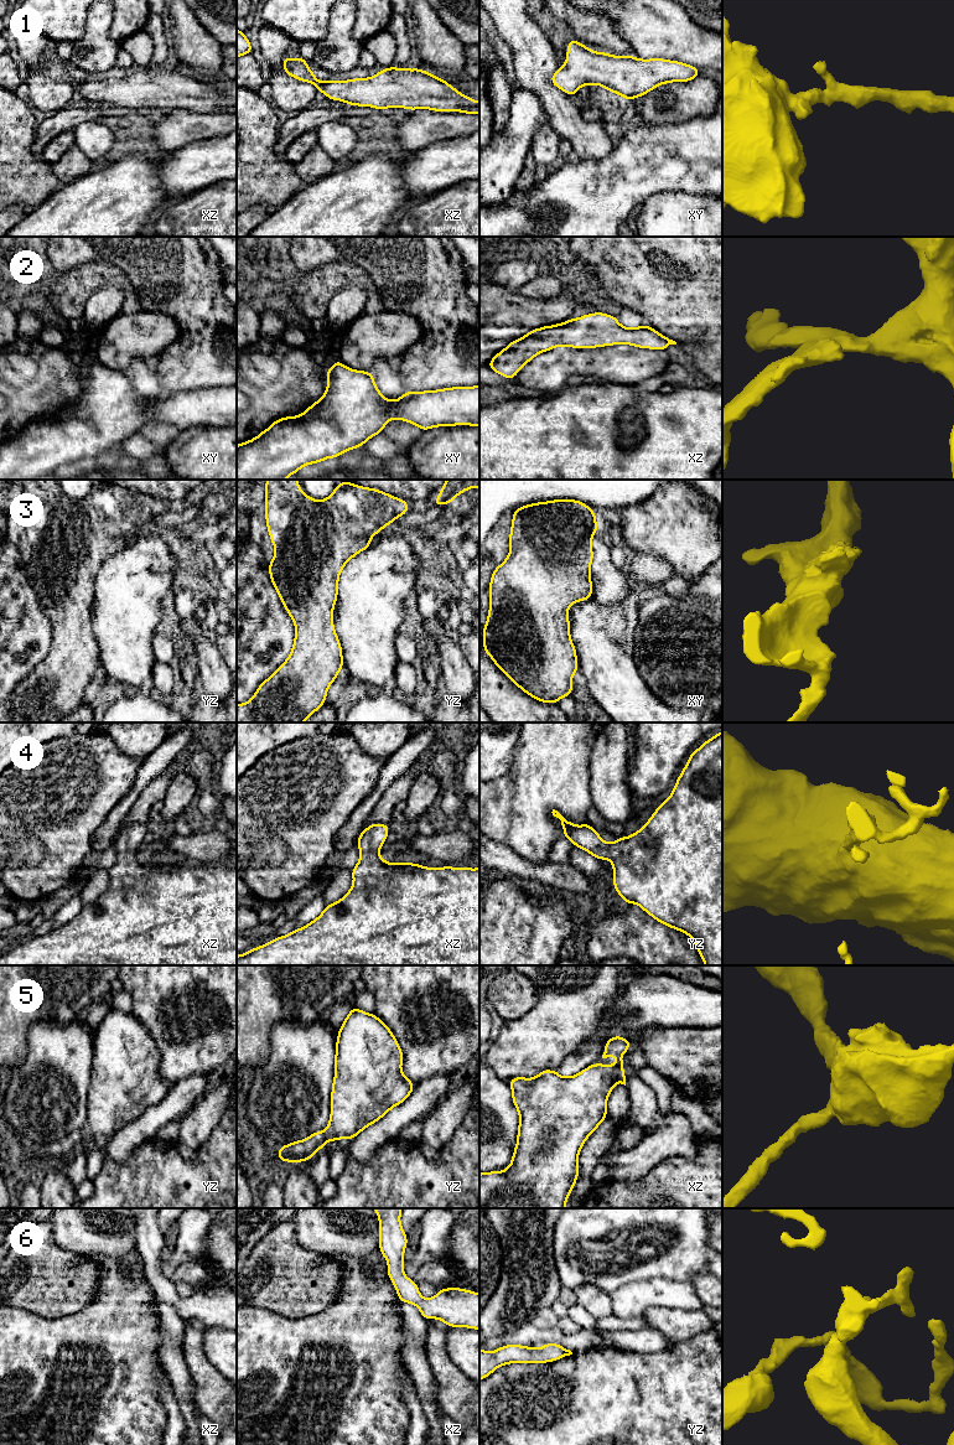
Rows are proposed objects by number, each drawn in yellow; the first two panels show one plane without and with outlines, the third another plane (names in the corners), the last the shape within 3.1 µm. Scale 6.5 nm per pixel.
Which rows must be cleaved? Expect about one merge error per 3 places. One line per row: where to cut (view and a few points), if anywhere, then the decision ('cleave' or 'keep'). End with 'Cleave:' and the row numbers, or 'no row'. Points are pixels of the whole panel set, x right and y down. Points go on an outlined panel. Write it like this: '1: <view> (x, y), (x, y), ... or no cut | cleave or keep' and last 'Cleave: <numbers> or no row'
1: no cut | keep
2: no cut | keep
3: no cut | keep
4: no cut | keep
5: no cut | keep
6: no cut | keep
Cleave: no row

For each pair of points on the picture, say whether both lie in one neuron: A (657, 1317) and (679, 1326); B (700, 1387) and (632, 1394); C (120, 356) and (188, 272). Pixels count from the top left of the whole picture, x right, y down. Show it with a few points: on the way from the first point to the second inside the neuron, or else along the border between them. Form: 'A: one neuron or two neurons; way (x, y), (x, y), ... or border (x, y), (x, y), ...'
A: one neuron; way (662, 1319), (674, 1324)
B: one neuron; way (683, 1404), (646, 1405)
C: two neurons; border (143, 309), (167, 312), (180, 329)

